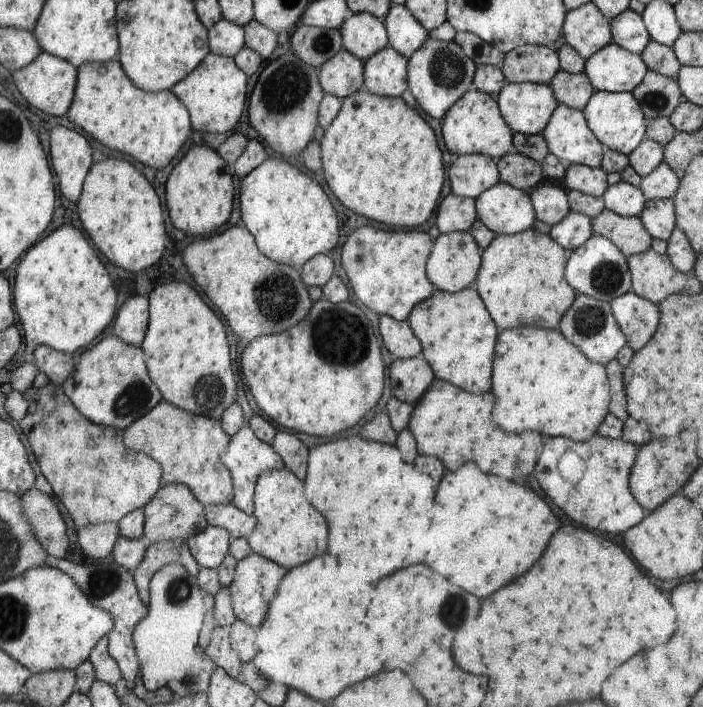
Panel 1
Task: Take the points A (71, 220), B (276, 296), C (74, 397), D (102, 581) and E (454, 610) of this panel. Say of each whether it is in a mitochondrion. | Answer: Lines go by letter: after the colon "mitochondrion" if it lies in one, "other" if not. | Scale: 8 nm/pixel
A: other
B: mitochondrion
C: other
D: mitochondrion
E: mitochondrion

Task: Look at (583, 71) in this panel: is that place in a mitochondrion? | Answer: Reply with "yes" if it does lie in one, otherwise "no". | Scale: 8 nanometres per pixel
no

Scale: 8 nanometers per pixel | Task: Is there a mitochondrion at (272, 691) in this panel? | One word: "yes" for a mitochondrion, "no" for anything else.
no

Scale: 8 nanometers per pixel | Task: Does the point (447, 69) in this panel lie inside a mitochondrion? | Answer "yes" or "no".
yes

